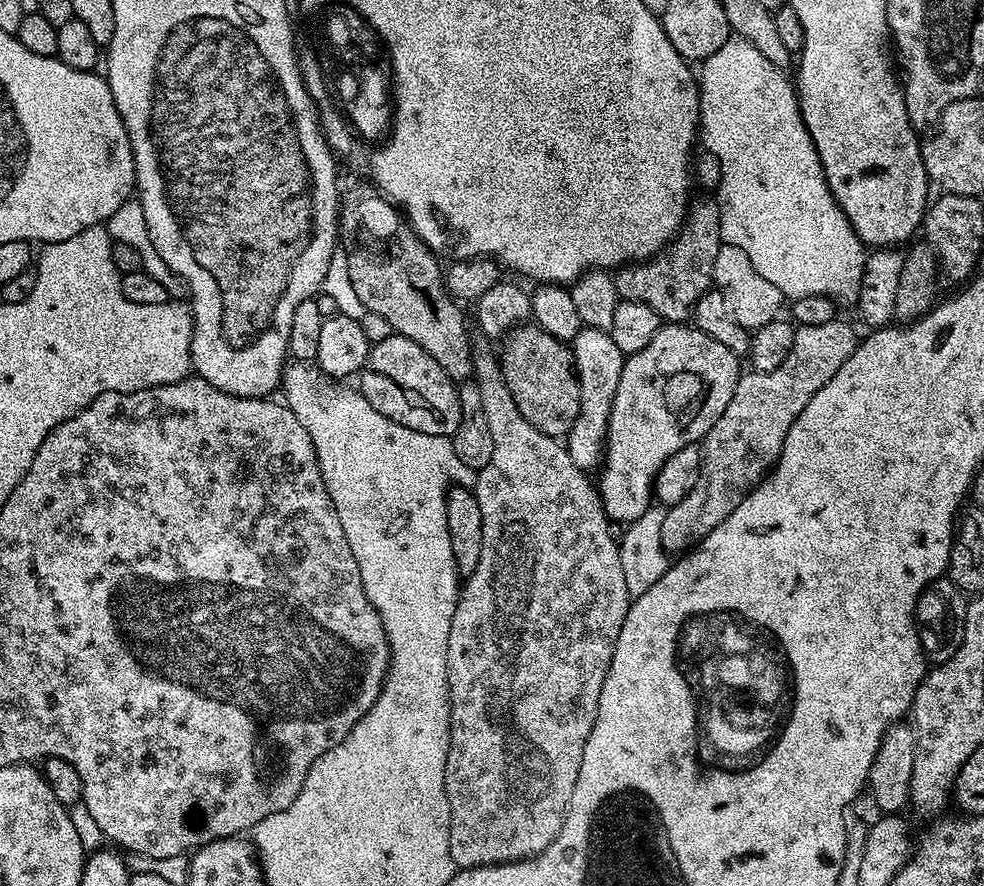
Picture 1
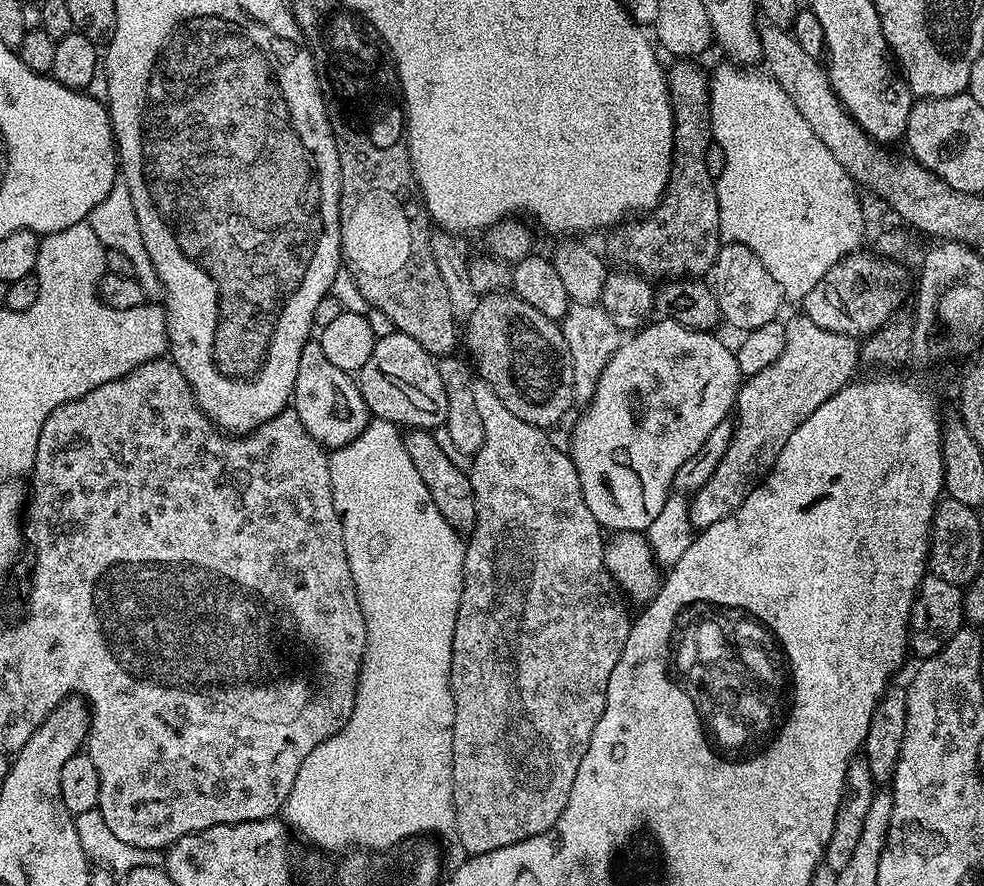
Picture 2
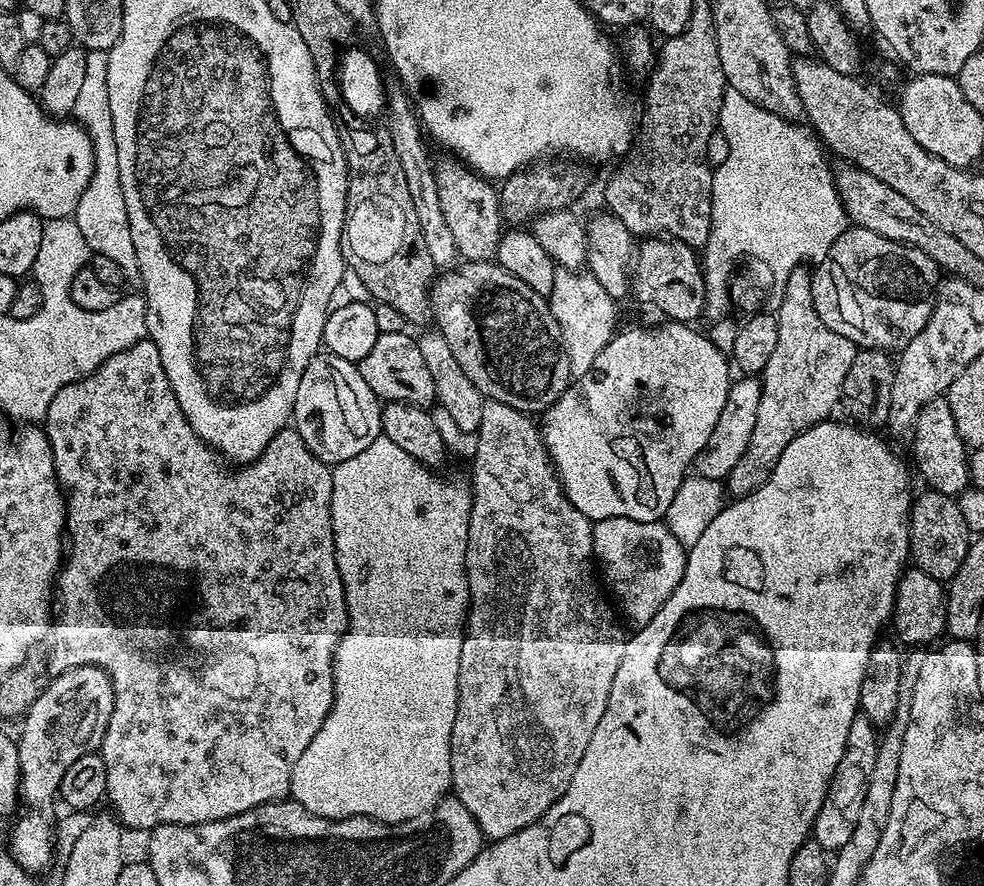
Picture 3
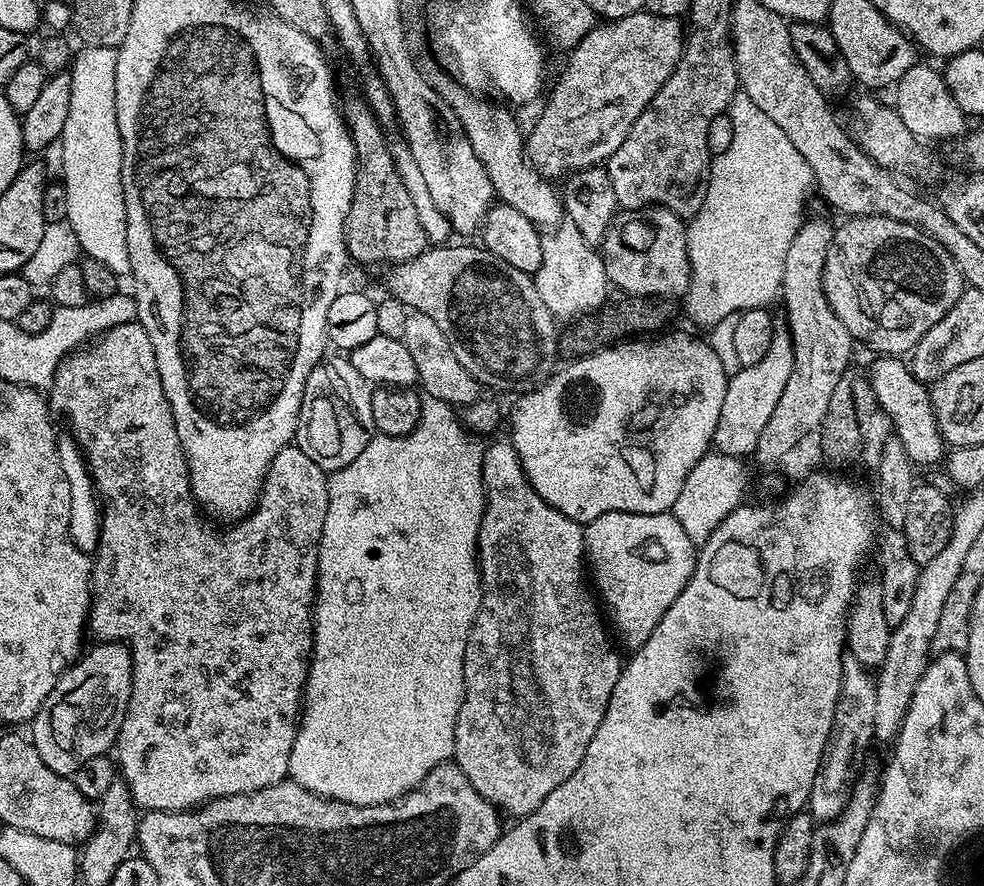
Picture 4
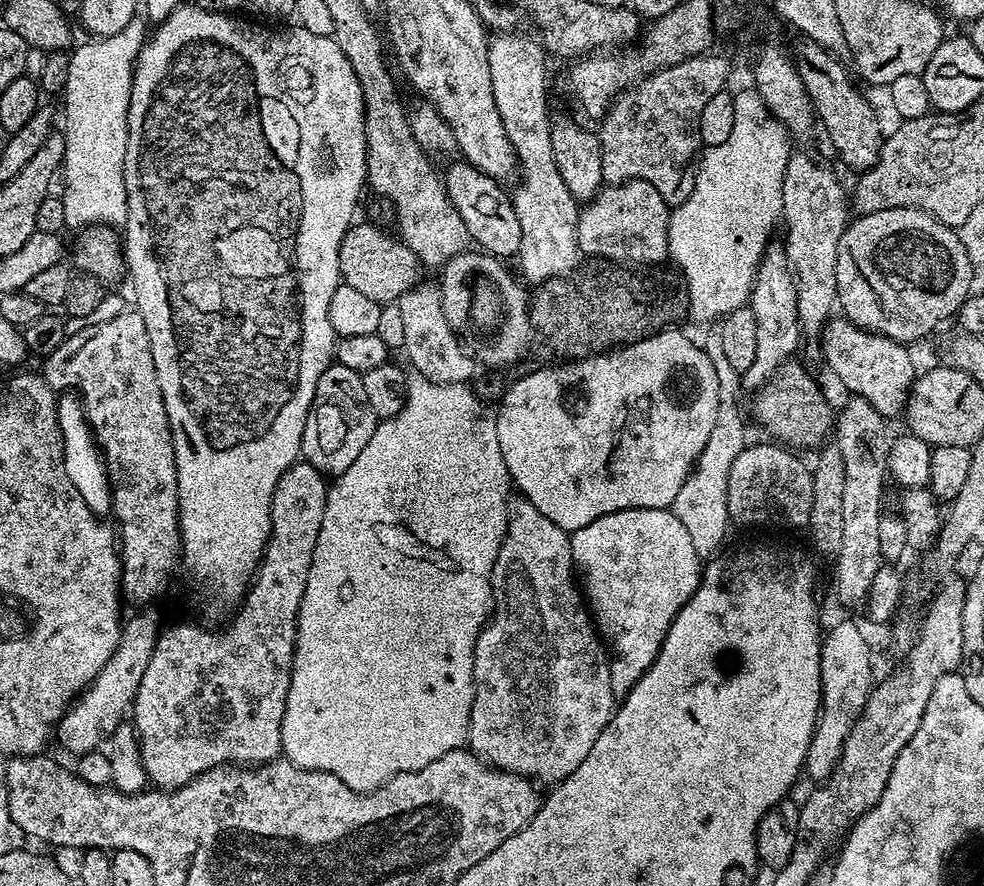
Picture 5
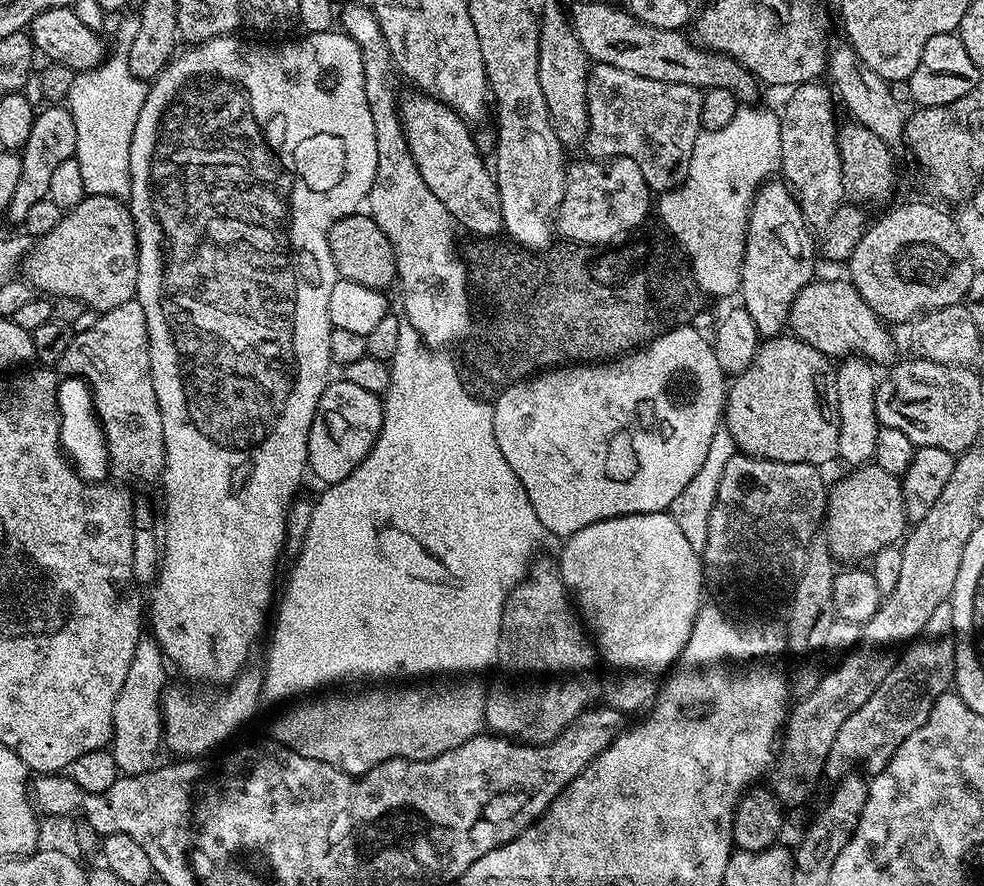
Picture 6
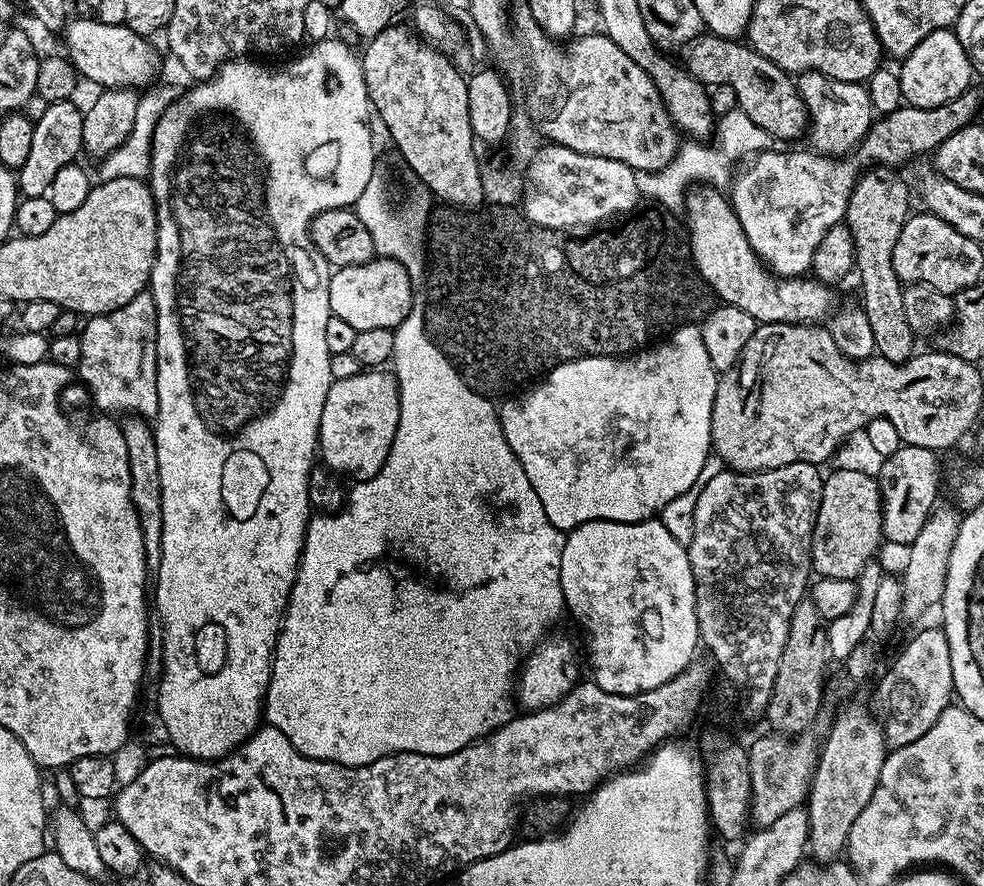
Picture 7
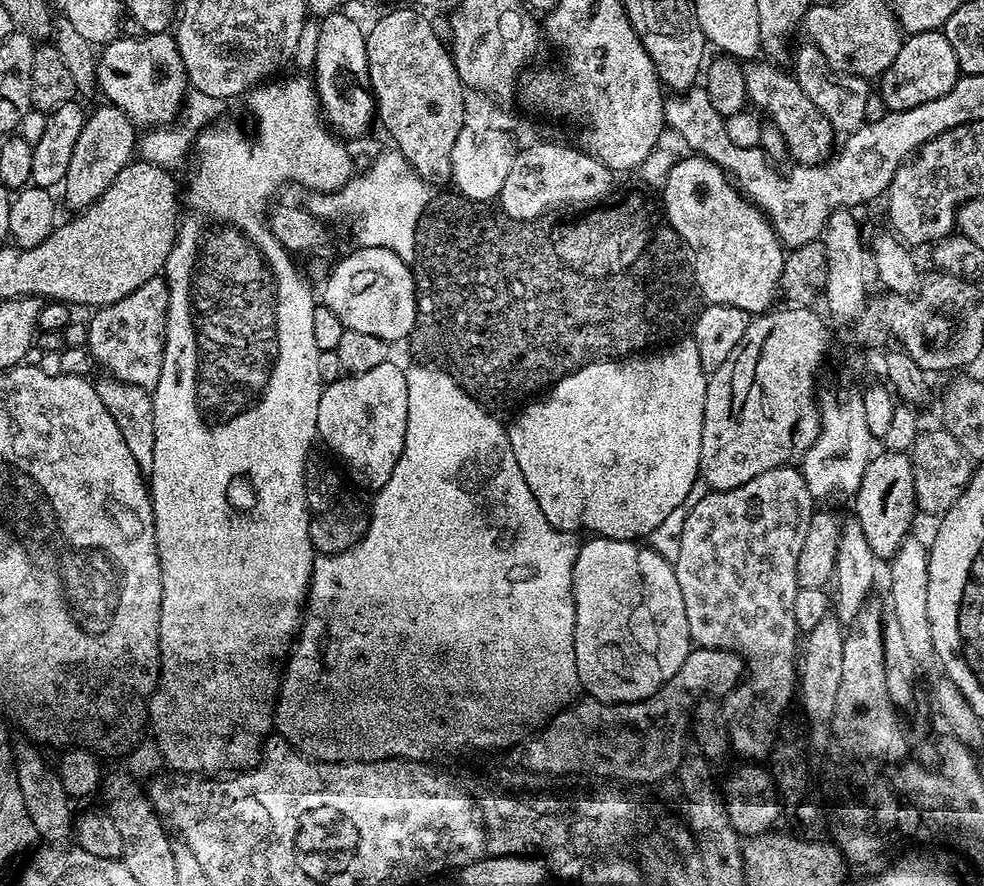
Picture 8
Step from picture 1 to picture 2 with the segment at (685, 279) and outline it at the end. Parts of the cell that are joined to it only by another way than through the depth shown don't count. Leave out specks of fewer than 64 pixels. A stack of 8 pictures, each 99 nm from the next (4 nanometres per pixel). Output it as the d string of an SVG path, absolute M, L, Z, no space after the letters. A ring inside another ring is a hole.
M676 62L667 73L668 93L672 99L674 142L672 143L672 169L668 185L660 203L635 222L624 222L611 229L607 255L617 260L617 265L635 270L652 282L671 282L681 278L704 278L711 273L722 241L720 239L720 207L716 181L706 170L706 150L714 143L712 123L708 110L708 81L706 72L696 62Z

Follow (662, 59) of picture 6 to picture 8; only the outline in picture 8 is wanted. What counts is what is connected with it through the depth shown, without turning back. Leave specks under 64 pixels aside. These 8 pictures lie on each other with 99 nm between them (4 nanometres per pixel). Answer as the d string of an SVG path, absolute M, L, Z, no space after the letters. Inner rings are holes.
M757 58L744 64L744 77L749 101L753 105L756 103L755 107L765 117L769 116L770 124L785 139L787 155L794 158L796 164L822 164L833 155L838 144L838 133L830 118L826 118L826 114L822 114L822 110L810 102L806 90L798 86L795 75L788 73L787 76L784 70L767 59Z

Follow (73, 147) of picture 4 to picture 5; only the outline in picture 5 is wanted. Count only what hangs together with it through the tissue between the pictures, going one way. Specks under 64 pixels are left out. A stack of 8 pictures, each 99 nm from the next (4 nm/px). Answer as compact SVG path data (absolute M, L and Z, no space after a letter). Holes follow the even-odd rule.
M138 14L134 18L130 18L129 24L118 34L92 38L87 41L89 44L71 49L70 74L66 74L66 86L62 93L62 101L64 100L62 135L66 142L66 154L62 165L62 180L64 176L62 199L64 201L64 222L69 229L83 230L96 224L123 226L128 220L124 155L128 141L132 69L149 32L150 28L145 17Z

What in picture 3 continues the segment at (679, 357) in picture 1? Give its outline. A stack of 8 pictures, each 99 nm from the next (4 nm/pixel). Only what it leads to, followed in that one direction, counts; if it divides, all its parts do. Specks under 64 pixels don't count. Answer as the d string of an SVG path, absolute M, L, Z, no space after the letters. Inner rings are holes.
M660 323L664 324L617 331L586 374L575 377L539 421L540 437L566 498L590 521L606 518L663 521L670 502L674 502L674 494L678 494L678 486L682 486L696 456L710 442L718 414L726 406L729 357L714 346L708 334L695 332L691 323Z

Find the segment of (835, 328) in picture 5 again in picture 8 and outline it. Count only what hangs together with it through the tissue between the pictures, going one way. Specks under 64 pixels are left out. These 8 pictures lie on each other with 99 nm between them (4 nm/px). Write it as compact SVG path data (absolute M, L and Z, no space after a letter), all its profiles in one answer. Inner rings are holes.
M688 154L685 160L677 164L675 161L665 175L662 191L662 211L668 224L681 235L692 252L694 268L700 275L698 286L702 295L710 298L714 304L734 306L749 314L769 311L777 303L776 296L778 300L786 249L776 237L767 216L732 183L717 164L704 156Z

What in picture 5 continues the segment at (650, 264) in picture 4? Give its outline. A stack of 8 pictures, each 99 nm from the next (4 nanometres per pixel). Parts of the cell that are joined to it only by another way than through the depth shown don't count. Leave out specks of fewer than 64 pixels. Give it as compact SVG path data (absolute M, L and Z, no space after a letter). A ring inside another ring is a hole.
M645 180L601 187L593 200L579 209L576 217L576 244L581 253L596 258L636 256L640 264L660 264L669 259L668 218L670 205Z

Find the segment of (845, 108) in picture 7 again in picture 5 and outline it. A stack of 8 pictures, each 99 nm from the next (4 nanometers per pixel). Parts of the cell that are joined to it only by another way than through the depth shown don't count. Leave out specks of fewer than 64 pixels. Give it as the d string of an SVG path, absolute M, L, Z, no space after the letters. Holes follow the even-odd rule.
M789 155L782 182L783 223L788 223L788 263L796 274L798 318L805 337L819 337L838 304L836 267L838 242L850 223L850 196L840 180L824 164L815 164L808 156Z

